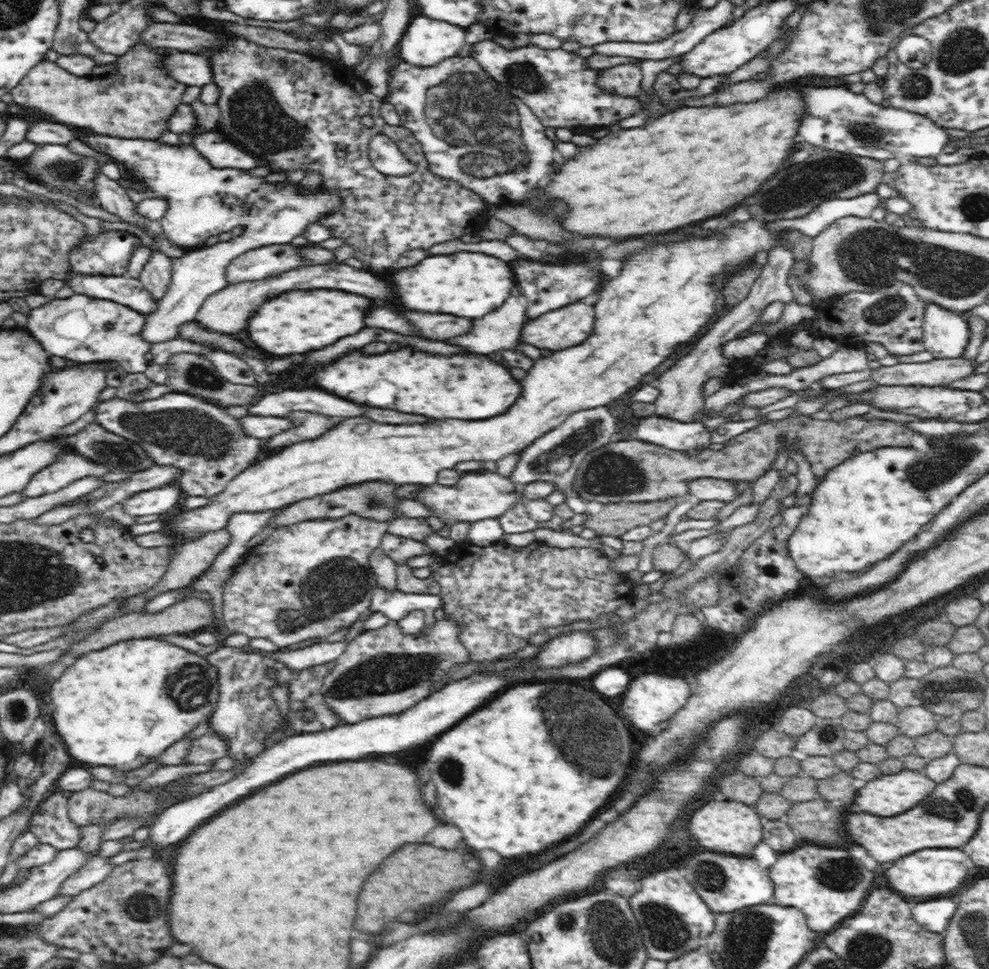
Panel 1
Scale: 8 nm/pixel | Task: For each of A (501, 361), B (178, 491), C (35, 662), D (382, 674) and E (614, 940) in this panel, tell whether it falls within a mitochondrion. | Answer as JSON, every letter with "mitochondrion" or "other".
{"A":"other","B":"other","C":"other","D":"mitochondrion","E":"mitochondrion"}

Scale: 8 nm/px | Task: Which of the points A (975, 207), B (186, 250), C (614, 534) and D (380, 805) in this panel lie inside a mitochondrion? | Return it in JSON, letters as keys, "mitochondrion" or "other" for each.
{"A":"mitochondrion","B":"other","C":"other","D":"other"}

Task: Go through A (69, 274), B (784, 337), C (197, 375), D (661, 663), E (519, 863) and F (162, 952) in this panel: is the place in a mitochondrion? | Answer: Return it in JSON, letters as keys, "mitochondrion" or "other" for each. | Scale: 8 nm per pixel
{"A":"other","B":"other","C":"mitochondrion","D":"other","E":"other","F":"other"}

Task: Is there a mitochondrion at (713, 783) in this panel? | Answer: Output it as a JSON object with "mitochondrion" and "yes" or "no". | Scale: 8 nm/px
{"mitochondrion":"no"}

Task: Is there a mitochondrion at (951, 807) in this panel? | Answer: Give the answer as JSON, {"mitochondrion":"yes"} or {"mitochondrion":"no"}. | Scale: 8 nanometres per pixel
{"mitochondrion":"yes"}

